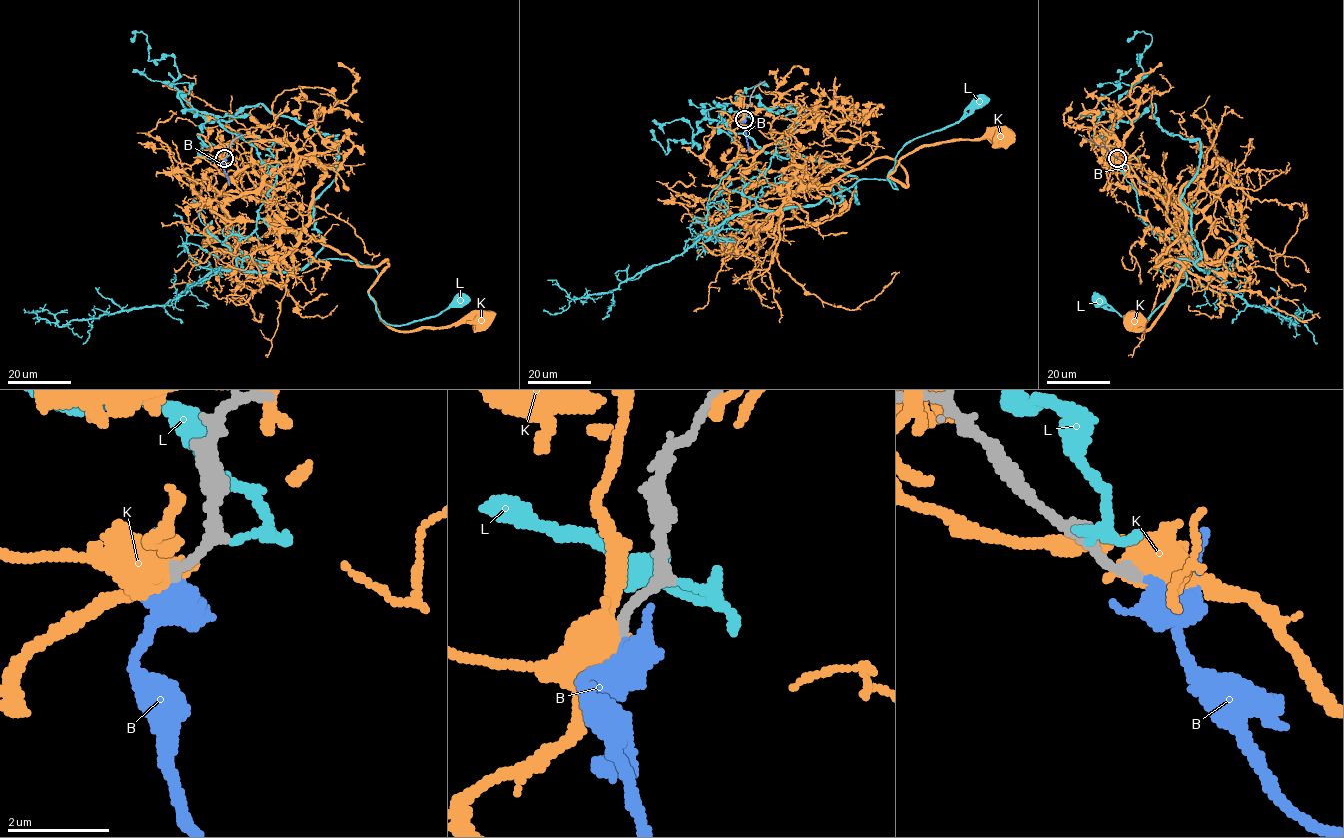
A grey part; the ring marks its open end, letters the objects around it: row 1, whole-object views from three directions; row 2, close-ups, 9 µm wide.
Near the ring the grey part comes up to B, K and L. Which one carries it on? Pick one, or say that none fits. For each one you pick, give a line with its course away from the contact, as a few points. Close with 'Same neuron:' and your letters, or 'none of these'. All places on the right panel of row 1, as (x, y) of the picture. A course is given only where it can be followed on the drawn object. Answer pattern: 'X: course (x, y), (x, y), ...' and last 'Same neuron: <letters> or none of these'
B: course (1117, 158), (1124, 170), (1148, 185)
Same neuron: B

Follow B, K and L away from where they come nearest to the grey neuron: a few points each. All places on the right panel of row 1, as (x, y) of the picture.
B: (1117, 158), (1124, 170), (1148, 185)
K: (1116, 157), (1161, 178), (1167, 220), (1181, 240), (1155, 265), (1182, 264), (1164, 311), (1142, 330), (1132, 317)
L: (1113, 156), (1153, 104), (1199, 140), (1200, 257), (1139, 325), (1099, 299)

